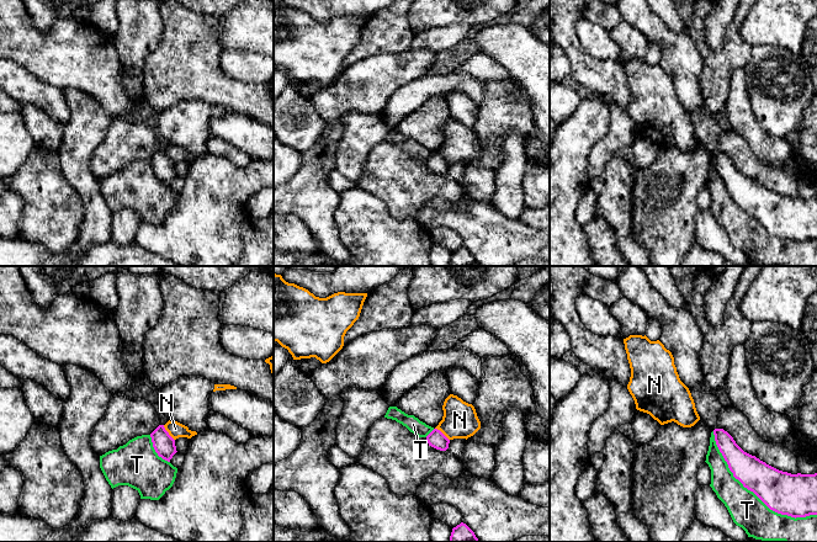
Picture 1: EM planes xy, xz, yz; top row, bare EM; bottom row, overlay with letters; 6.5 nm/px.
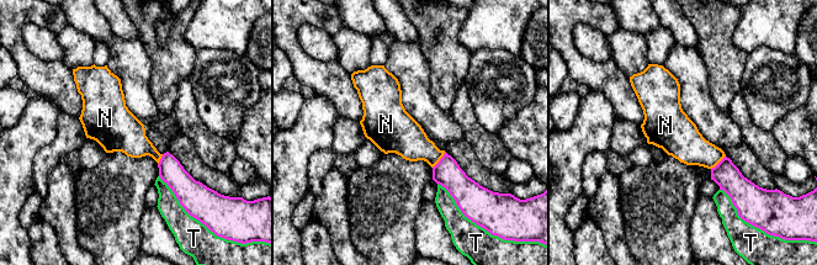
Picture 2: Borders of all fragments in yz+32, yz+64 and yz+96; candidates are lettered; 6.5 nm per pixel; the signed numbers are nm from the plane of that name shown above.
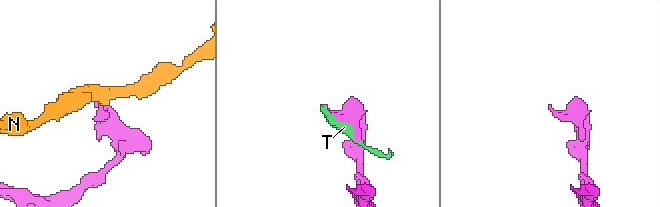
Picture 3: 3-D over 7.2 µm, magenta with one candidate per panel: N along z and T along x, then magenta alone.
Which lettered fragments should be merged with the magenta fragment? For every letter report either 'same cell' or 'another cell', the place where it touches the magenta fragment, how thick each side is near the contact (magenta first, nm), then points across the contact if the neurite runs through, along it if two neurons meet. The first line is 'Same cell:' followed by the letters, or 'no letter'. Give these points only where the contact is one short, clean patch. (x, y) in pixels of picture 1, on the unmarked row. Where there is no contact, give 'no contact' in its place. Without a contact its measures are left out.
Same cell: no letter
N: another cell | xy (168, 157) | 140/100 nm | along xy (163, 149), (174, 164)
T: another cell | yz (753, 216) | 280/220 nm

